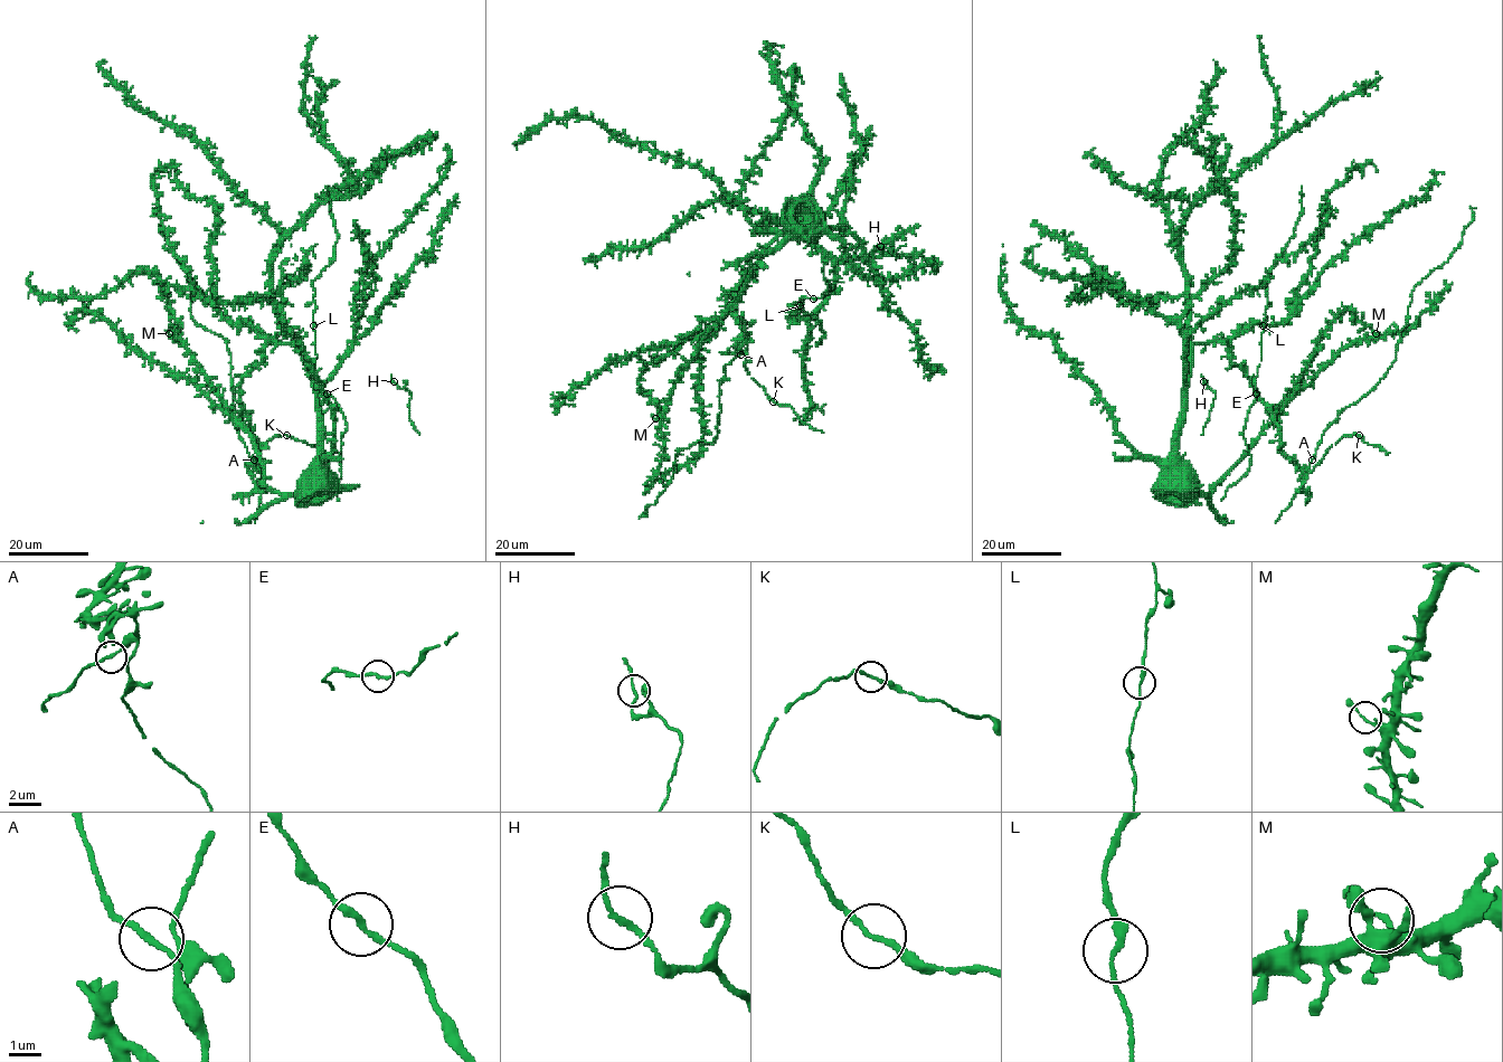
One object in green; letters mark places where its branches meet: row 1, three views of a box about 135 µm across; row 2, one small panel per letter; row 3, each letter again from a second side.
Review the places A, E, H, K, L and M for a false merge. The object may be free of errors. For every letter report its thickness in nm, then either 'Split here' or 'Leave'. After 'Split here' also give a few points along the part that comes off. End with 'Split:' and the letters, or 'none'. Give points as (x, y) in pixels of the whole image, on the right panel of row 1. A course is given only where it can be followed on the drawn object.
A: Thickness 170 nm. Leave
E: Thickness 190 nm. Leave
H: Thickness 160 nm. Leave
K: Thickness 170 nm. Leave
L: Thickness 200 nm. Leave
M: Thickness 140 nm. Leave
Split: none

